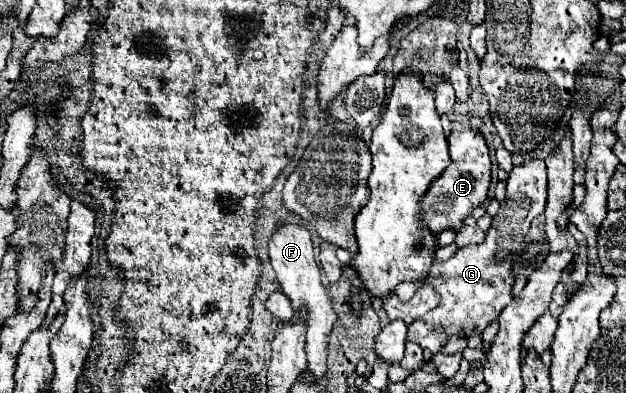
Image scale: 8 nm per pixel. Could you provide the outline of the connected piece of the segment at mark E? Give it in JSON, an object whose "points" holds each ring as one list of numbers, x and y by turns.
{"points":[[452,121,452,131,448,137,450,145,450,165,444,169,440,177,436,177,430,183,430,189,426,195,422,195,422,215,420,221,434,233,438,235,444,229,462,229,464,219,472,213,474,207,482,205,488,199,488,189,490,189,490,169,492,161,488,155,488,145,486,139,480,131,474,131,468,121]]}

